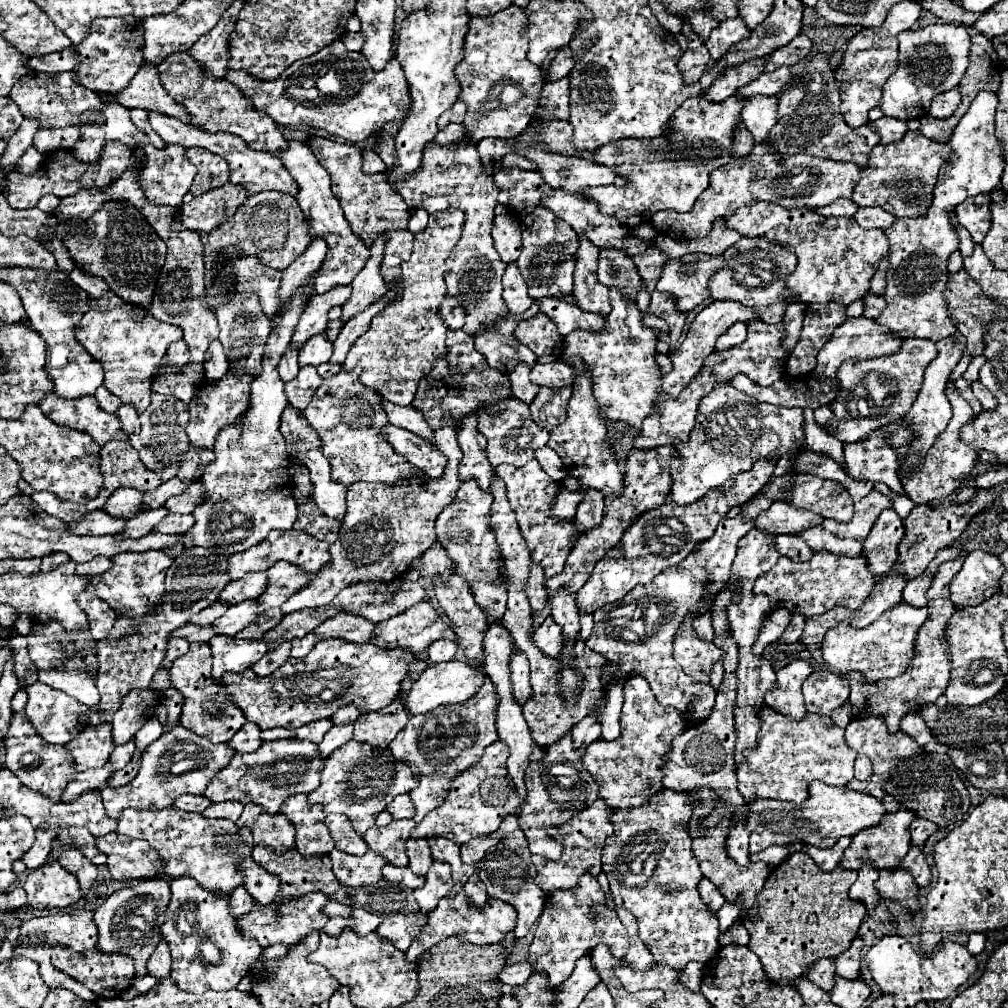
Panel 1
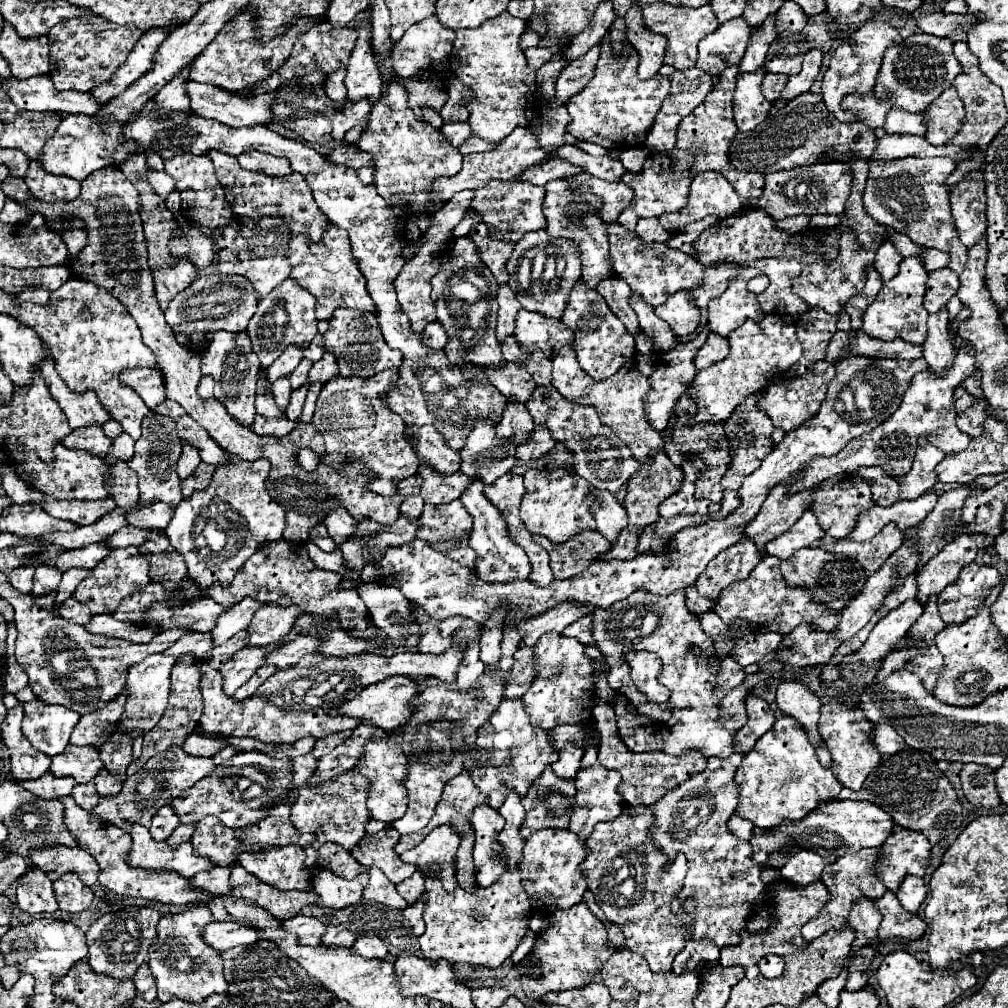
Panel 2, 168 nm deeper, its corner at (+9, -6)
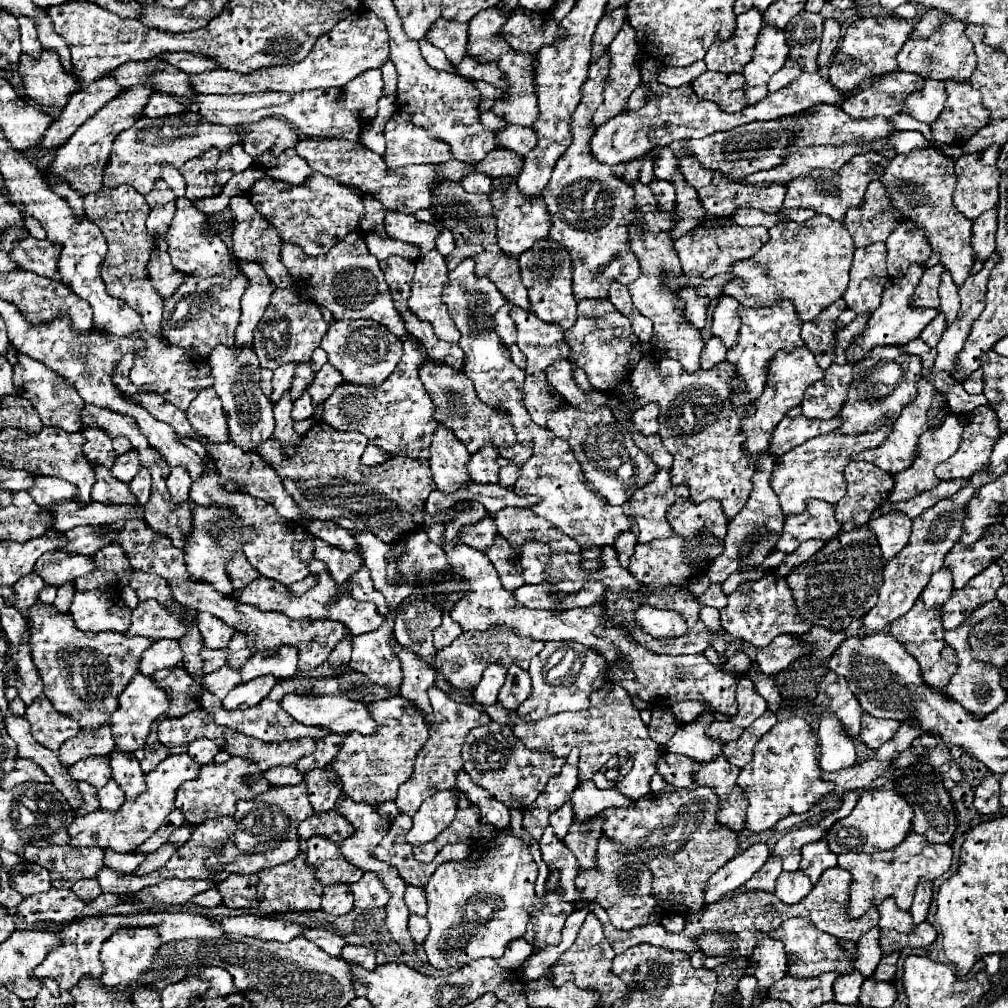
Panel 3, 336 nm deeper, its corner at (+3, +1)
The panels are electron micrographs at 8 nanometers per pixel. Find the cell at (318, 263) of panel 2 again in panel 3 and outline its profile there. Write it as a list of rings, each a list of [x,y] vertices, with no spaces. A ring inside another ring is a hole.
[[[361,233],[347,235],[329,253],[319,257],[305,255],[297,245],[283,243],[281,261],[289,269],[295,285],[307,293],[317,305],[331,311],[333,319],[373,319],[385,325],[395,337],[405,337],[405,325],[393,307],[389,285],[385,283],[379,261],[367,251],[367,243]]]

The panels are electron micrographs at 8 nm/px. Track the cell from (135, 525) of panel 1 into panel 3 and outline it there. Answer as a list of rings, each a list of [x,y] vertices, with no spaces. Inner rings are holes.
[[[49,551],[41,555],[35,563],[35,573],[39,573],[41,579],[45,579],[47,585],[61,587],[63,583],[73,583],[79,575],[91,573],[93,559],[85,555],[69,555],[65,551]]]

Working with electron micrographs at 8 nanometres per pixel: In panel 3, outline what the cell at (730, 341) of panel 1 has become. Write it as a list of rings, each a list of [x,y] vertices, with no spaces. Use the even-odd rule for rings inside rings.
[[[711,337],[701,351],[701,369],[711,369],[717,363],[725,361],[725,353],[727,347],[723,347],[723,341],[719,337]]]

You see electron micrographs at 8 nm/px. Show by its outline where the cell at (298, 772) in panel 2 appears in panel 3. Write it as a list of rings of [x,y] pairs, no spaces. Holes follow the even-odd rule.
[[[295,765],[271,767],[265,771],[265,777],[267,777],[269,785],[273,785],[273,787],[285,787],[285,785],[295,785],[295,783],[303,781],[303,775],[295,769]]]

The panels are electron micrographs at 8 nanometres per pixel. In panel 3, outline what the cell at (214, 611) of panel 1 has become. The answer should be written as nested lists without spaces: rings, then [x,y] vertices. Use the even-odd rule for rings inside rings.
[[[35,603],[29,613],[33,621],[31,653],[45,683],[43,693],[59,713],[77,719],[83,731],[95,731],[107,725],[111,713],[119,707],[119,693],[137,673],[139,655],[151,645],[151,639],[127,637],[121,633],[87,635],[75,629],[69,613],[63,615],[55,611],[55,607],[47,607],[43,603]]]

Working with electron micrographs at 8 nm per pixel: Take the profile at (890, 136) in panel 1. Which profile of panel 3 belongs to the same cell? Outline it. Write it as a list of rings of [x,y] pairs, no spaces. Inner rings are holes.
[[[925,79],[925,87],[921,91],[915,91],[915,95],[907,97],[907,103],[903,105],[903,113],[911,115],[917,121],[933,123],[945,105],[945,87],[943,81]]]

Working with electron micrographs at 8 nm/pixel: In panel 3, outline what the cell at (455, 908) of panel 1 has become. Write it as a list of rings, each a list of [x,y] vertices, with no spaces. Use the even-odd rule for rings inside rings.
[[[499,833],[493,843],[479,845],[471,851],[471,855],[463,861],[451,861],[437,867],[435,875],[429,879],[425,887],[427,895],[427,921],[429,921],[429,937],[423,943],[429,965],[437,969],[455,969],[463,967],[473,959],[481,957],[503,957],[509,941],[525,935],[525,927],[529,923],[531,903],[535,899],[535,879],[537,865],[529,853],[529,847],[515,835]]]

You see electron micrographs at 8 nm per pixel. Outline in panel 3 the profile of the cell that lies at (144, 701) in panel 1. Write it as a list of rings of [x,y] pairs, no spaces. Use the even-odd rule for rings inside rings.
[[[113,751],[111,753],[111,769],[113,769],[115,783],[125,791],[127,801],[137,799],[147,789],[145,779],[143,779],[143,771],[141,771],[139,761],[135,759],[133,753]]]

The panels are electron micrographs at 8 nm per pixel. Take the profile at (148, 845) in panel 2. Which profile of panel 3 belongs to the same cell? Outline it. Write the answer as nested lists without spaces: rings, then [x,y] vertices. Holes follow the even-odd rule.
[[[107,849],[105,851],[105,857],[103,857],[103,865],[109,867],[109,869],[115,869],[119,873],[133,873],[141,861],[143,861],[145,855],[141,853],[127,853],[127,855],[117,855],[115,851]]]

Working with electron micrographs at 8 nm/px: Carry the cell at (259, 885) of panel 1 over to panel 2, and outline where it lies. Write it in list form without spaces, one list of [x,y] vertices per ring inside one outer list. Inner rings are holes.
[[[217,866],[213,872],[201,872],[197,874],[191,882],[195,888],[203,888],[207,892],[213,892],[213,894],[229,894],[233,890],[229,878],[231,878],[231,870],[233,866]]]

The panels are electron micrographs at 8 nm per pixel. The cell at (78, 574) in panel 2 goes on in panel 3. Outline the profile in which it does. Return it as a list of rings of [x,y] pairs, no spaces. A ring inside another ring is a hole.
[[[65,583],[63,587],[57,589],[57,597],[55,597],[55,601],[53,601],[53,607],[55,607],[59,613],[67,613],[73,595],[75,595],[73,583]]]

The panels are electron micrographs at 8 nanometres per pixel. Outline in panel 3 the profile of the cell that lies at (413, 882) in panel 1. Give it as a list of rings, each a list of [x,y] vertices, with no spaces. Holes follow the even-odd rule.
[[[365,873],[357,883],[349,885],[349,891],[355,897],[355,907],[357,909],[375,909],[375,907],[385,907],[389,901],[387,889],[383,883],[377,879],[375,873]]]

